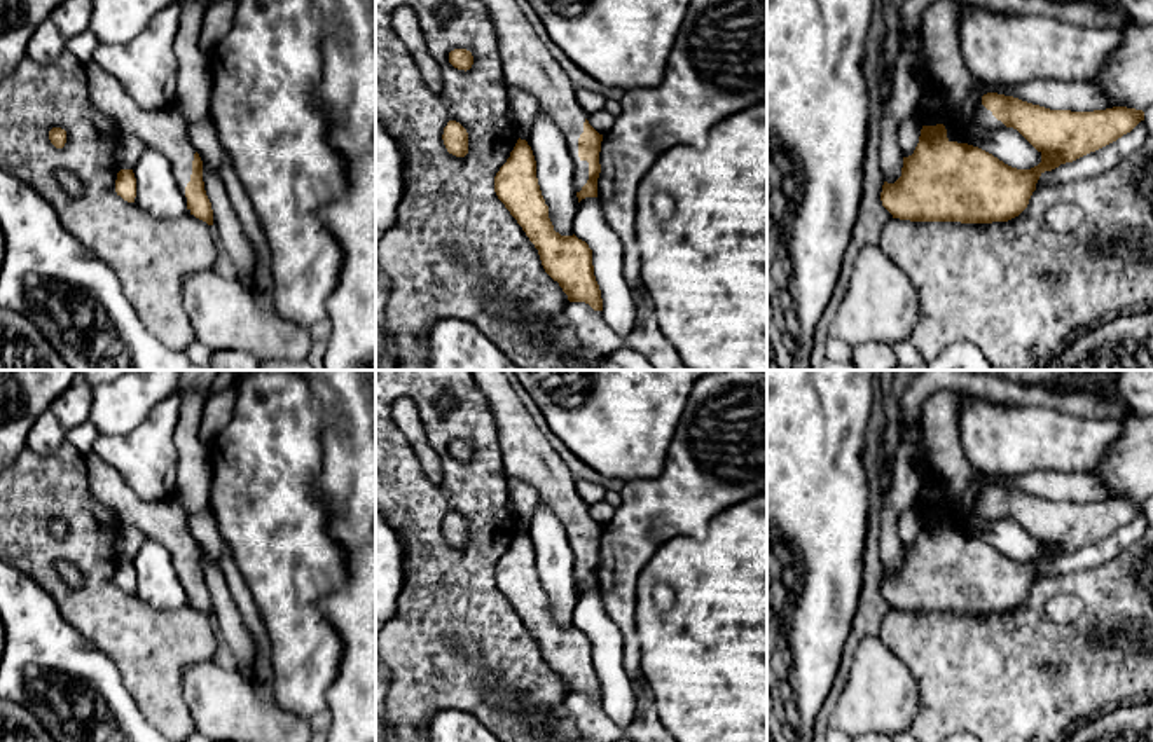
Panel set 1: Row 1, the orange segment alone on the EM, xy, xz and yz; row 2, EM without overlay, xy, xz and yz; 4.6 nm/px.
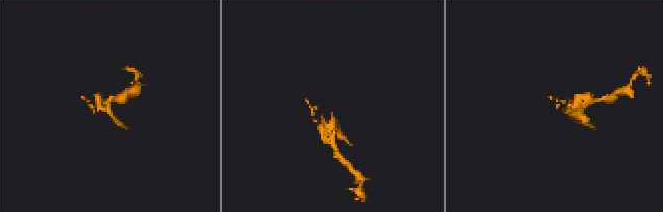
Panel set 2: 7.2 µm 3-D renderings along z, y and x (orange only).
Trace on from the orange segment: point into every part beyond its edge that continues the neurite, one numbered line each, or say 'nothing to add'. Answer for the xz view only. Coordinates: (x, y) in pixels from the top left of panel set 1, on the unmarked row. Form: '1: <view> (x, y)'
1: xz (526, 453)

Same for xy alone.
1: xy (165, 521)

